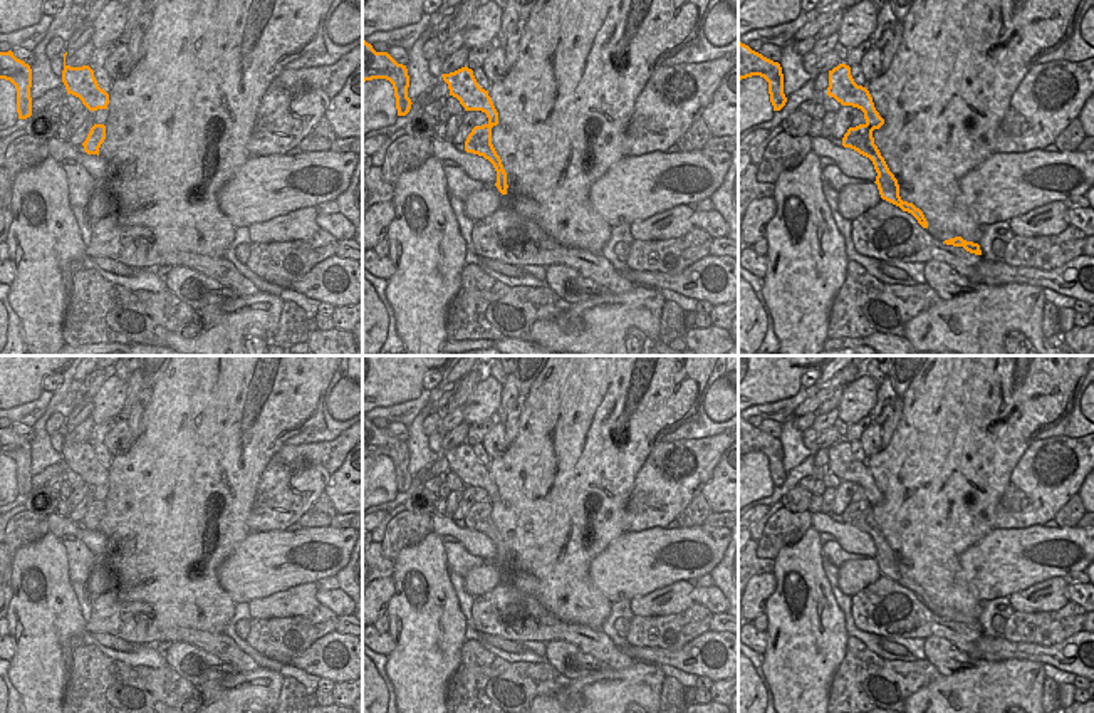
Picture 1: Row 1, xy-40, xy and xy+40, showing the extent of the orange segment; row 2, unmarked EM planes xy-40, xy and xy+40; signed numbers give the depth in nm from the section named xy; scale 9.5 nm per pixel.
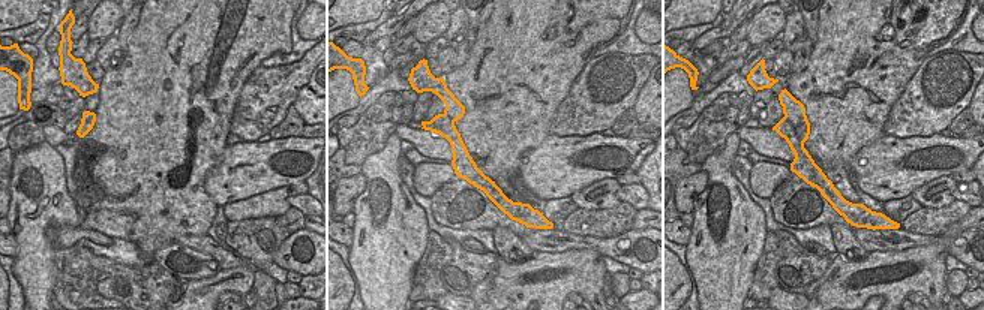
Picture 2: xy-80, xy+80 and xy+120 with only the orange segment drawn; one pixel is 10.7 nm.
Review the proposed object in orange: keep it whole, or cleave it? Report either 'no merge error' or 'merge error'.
merge error

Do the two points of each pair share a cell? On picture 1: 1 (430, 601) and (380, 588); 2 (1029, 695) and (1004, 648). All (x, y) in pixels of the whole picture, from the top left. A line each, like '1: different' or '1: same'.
1: different
2: different

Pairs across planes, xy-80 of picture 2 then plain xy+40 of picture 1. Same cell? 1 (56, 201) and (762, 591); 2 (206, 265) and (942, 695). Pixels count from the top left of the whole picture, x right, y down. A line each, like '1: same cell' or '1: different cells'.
1: different cells
2: different cells

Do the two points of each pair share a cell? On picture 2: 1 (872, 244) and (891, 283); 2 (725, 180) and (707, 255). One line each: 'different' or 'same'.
1: different
2: same

